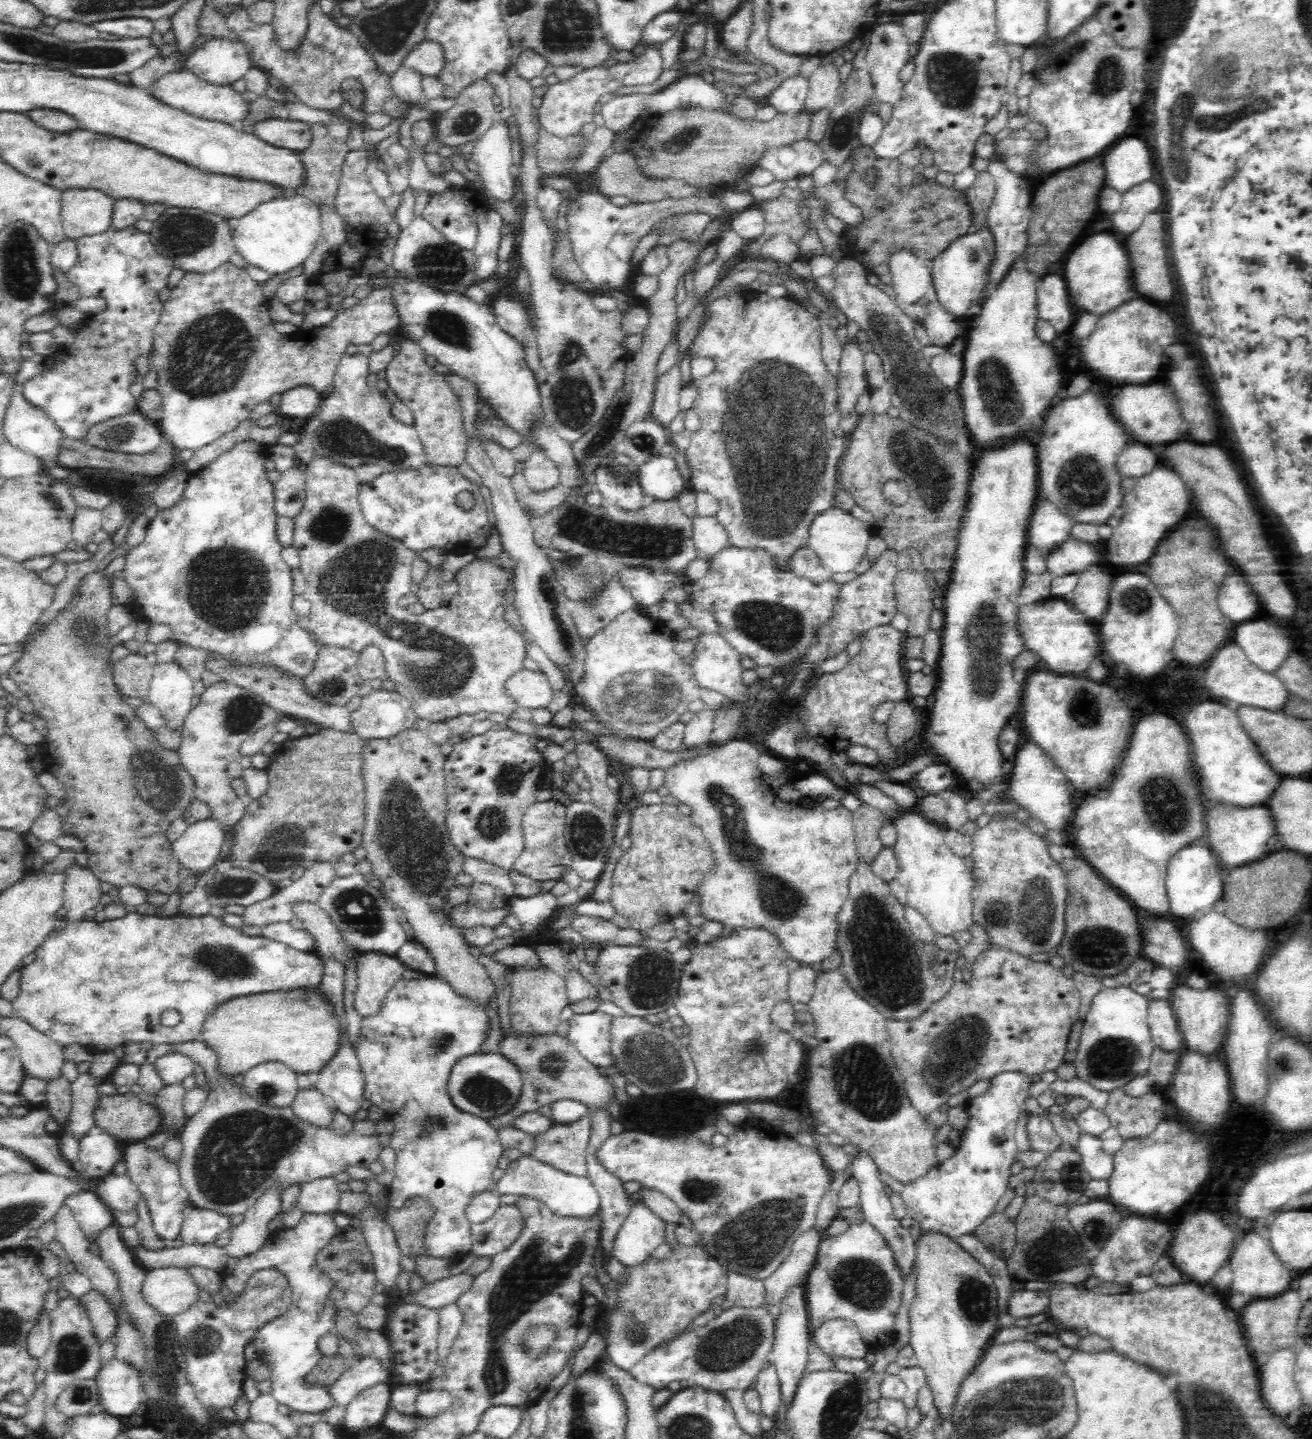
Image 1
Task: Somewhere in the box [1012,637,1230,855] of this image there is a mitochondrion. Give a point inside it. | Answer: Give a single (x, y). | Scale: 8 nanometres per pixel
(1163, 801)

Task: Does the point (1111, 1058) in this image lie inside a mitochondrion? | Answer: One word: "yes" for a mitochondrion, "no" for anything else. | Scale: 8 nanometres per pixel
yes

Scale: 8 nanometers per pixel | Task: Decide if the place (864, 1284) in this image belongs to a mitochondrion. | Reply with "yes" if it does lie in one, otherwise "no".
yes

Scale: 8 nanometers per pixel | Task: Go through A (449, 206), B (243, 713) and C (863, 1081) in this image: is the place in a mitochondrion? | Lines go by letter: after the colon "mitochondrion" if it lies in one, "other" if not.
A: other
B: mitochondrion
C: mitochondrion

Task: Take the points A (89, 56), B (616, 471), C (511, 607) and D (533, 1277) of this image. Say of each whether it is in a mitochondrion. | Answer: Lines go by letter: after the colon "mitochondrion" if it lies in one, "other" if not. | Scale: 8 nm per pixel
A: mitochondrion
B: mitochondrion
C: other
D: mitochondrion

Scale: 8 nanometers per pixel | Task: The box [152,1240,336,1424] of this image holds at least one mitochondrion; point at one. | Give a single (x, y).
(205, 1341)

